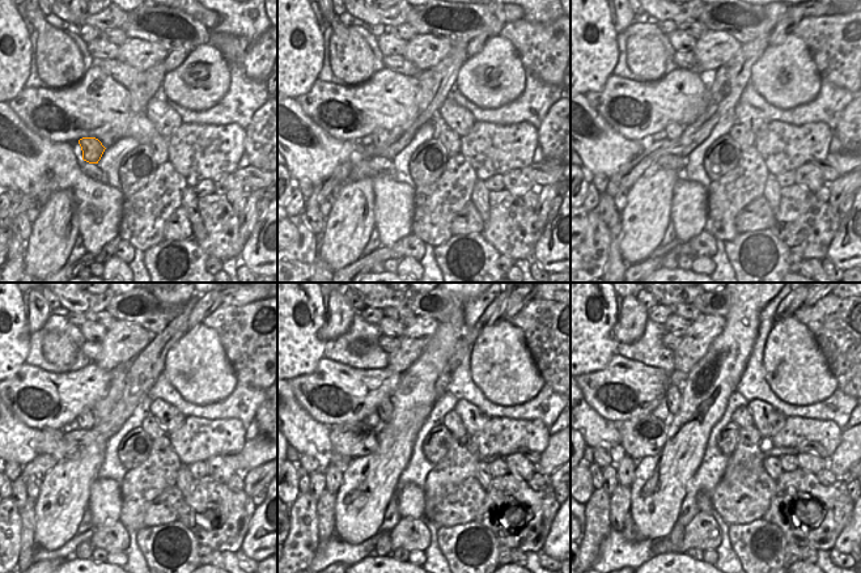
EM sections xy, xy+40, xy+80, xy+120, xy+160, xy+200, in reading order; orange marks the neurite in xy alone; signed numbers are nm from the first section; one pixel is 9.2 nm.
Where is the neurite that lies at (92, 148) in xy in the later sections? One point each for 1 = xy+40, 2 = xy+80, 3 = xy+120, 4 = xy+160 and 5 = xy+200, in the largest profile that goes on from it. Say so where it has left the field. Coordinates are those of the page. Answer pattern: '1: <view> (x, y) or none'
1: xy+40 (381, 138)
2: xy+80 (673, 131)
3: xy+120 (87, 420)
4: xy+160 (381, 415)
5: xy+200 (673, 397)

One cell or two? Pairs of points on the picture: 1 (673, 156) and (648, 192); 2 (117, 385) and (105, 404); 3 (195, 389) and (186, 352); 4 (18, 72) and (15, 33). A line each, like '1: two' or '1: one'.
1: two
2: one
3: one
4: one

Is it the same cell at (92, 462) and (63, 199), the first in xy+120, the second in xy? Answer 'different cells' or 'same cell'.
same cell

